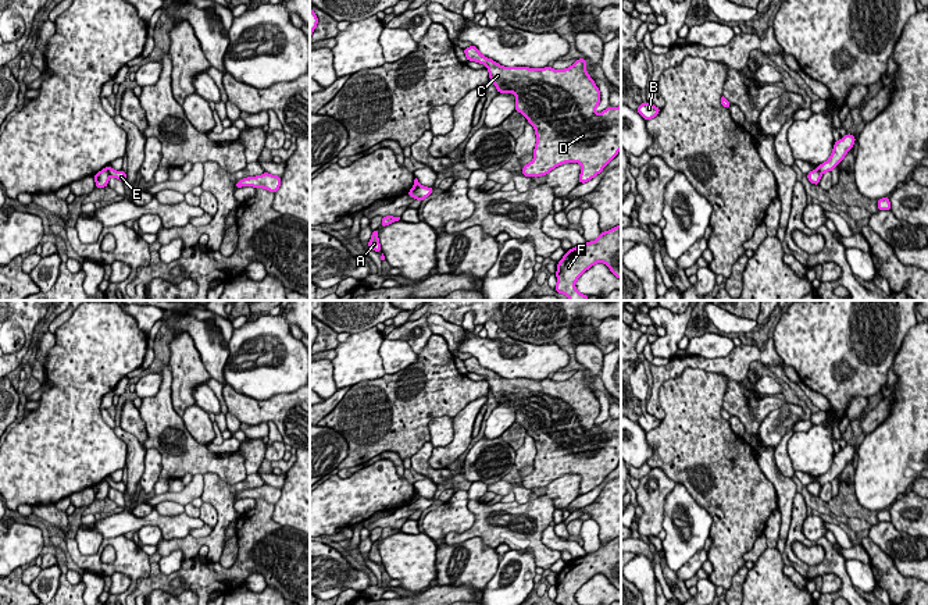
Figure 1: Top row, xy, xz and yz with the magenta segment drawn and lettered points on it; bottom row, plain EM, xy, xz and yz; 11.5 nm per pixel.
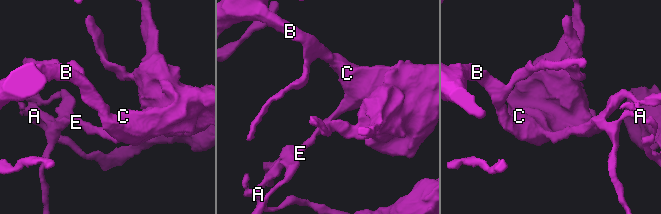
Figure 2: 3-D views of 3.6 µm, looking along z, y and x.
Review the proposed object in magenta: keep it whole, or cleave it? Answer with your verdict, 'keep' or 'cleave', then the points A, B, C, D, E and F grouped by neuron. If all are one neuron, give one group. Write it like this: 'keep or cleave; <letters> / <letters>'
cleave; A F / B C D E

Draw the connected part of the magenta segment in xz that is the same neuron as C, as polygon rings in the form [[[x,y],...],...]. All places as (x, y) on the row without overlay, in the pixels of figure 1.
[[[472,356],[465,359],[464,364],[468,373],[486,377],[489,391],[499,405],[515,406],[515,423],[525,427],[535,439],[533,471],[522,478],[522,487],[542,488],[564,474],[579,474],[582,477],[579,495],[585,495],[600,485],[621,462],[621,417],[608,417],[600,426],[596,424],[602,408],[586,384],[585,370],[578,370],[565,381],[553,381],[503,378],[482,367]]]

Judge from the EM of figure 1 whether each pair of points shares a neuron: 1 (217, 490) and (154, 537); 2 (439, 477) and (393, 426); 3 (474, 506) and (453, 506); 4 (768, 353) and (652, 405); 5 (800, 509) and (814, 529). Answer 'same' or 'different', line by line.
1: different
2: different
3: different
4: same
5: different

